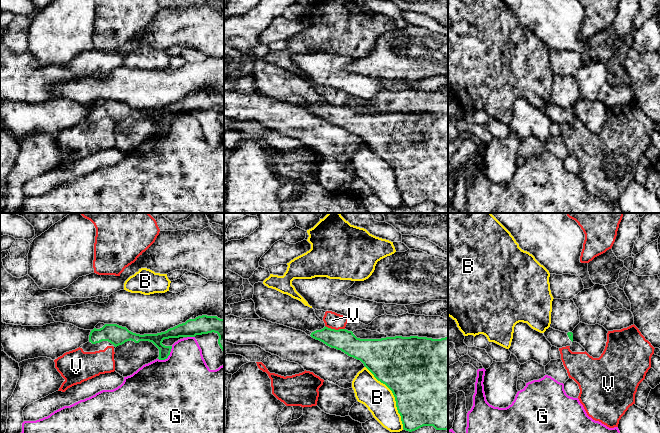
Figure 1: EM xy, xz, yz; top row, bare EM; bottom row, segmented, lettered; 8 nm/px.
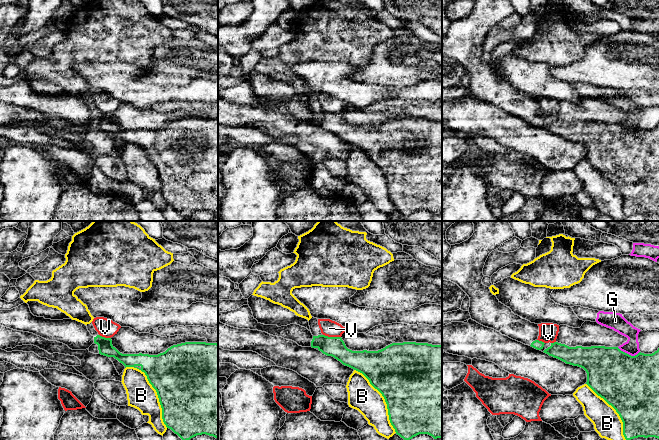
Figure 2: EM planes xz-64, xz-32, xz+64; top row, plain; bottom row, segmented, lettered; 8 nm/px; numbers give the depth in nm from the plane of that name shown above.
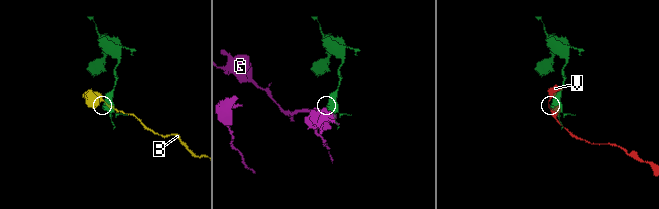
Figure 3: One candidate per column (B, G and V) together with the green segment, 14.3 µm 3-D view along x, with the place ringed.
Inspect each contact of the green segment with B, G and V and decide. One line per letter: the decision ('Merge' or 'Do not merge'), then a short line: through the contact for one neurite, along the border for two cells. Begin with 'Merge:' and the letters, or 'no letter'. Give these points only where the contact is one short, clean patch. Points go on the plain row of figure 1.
Merge: no letter
B: Do not merge
G: Do not merge
V: Do not merge

